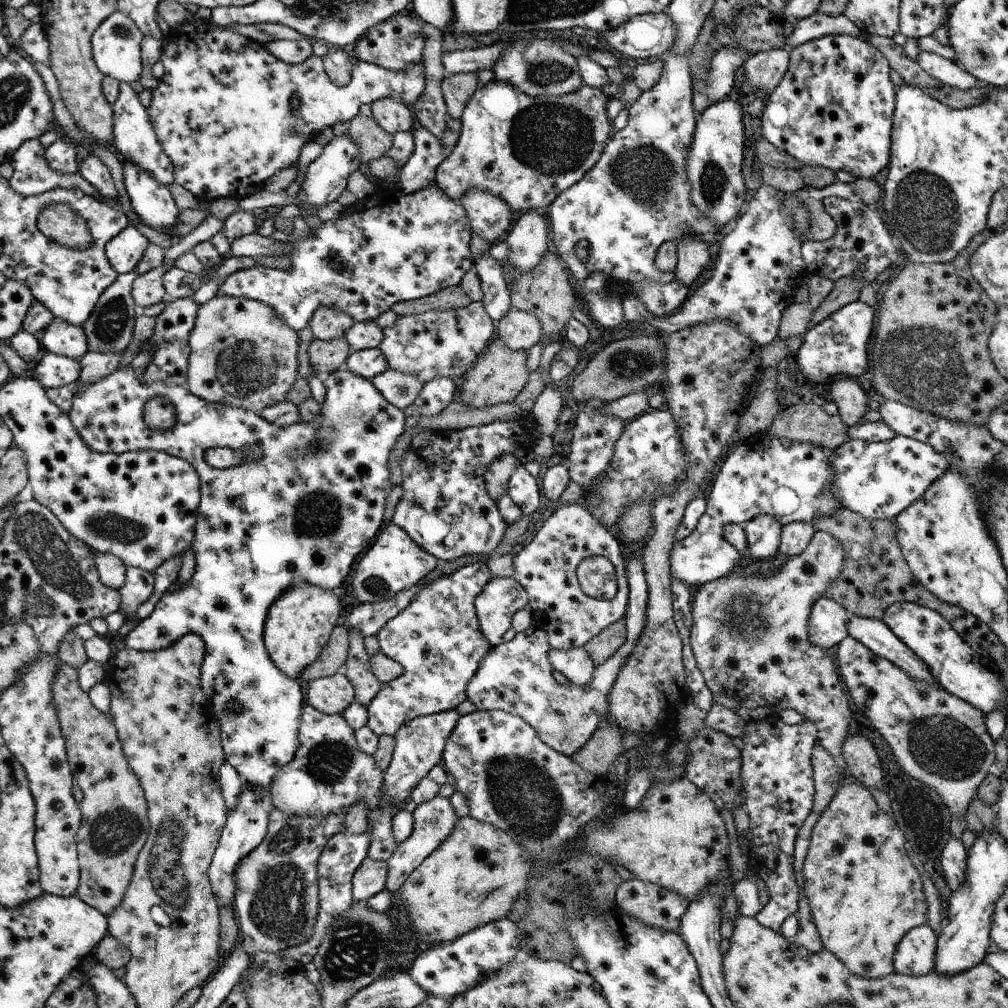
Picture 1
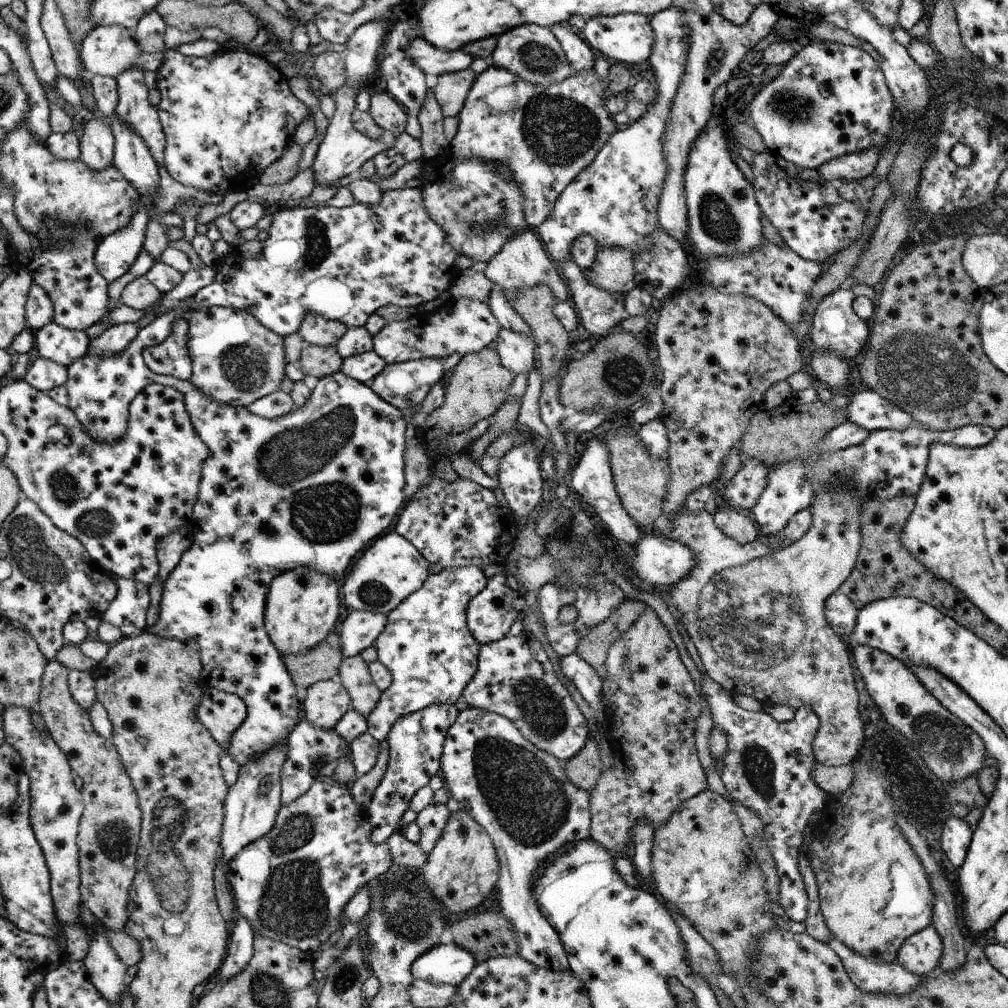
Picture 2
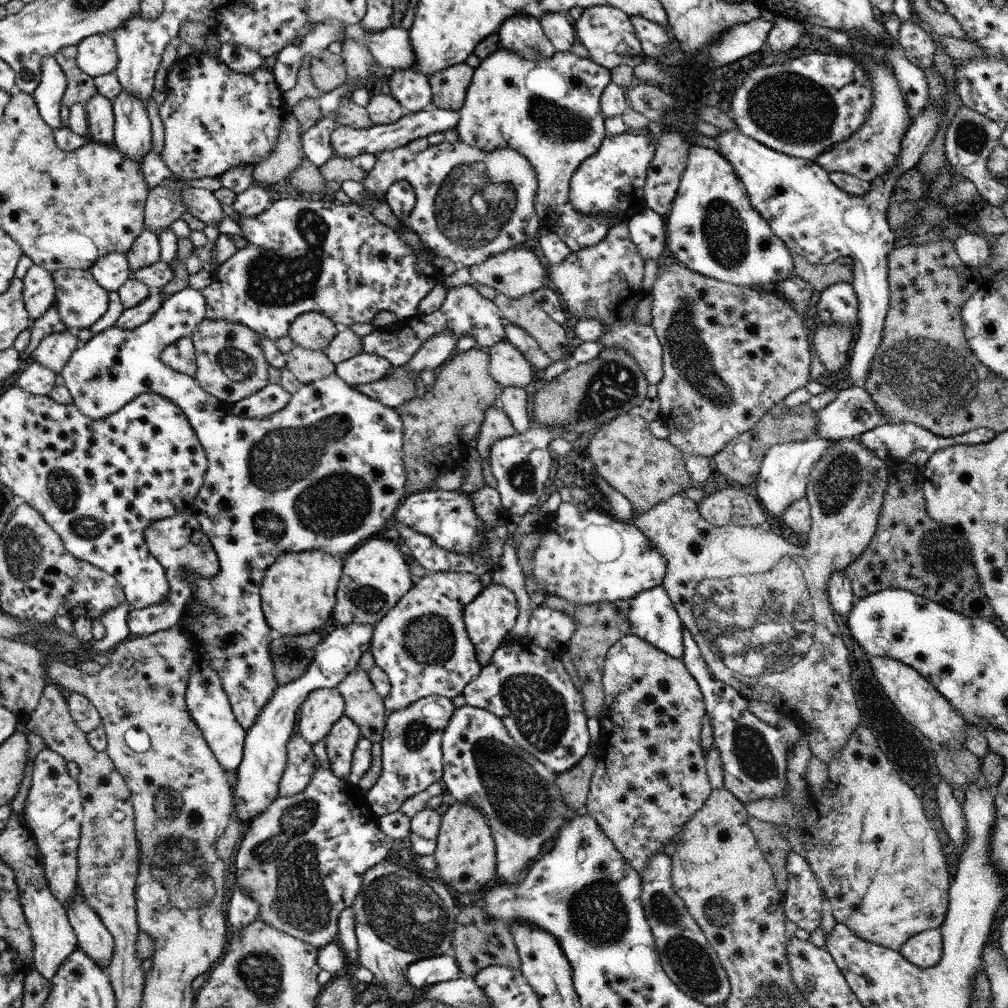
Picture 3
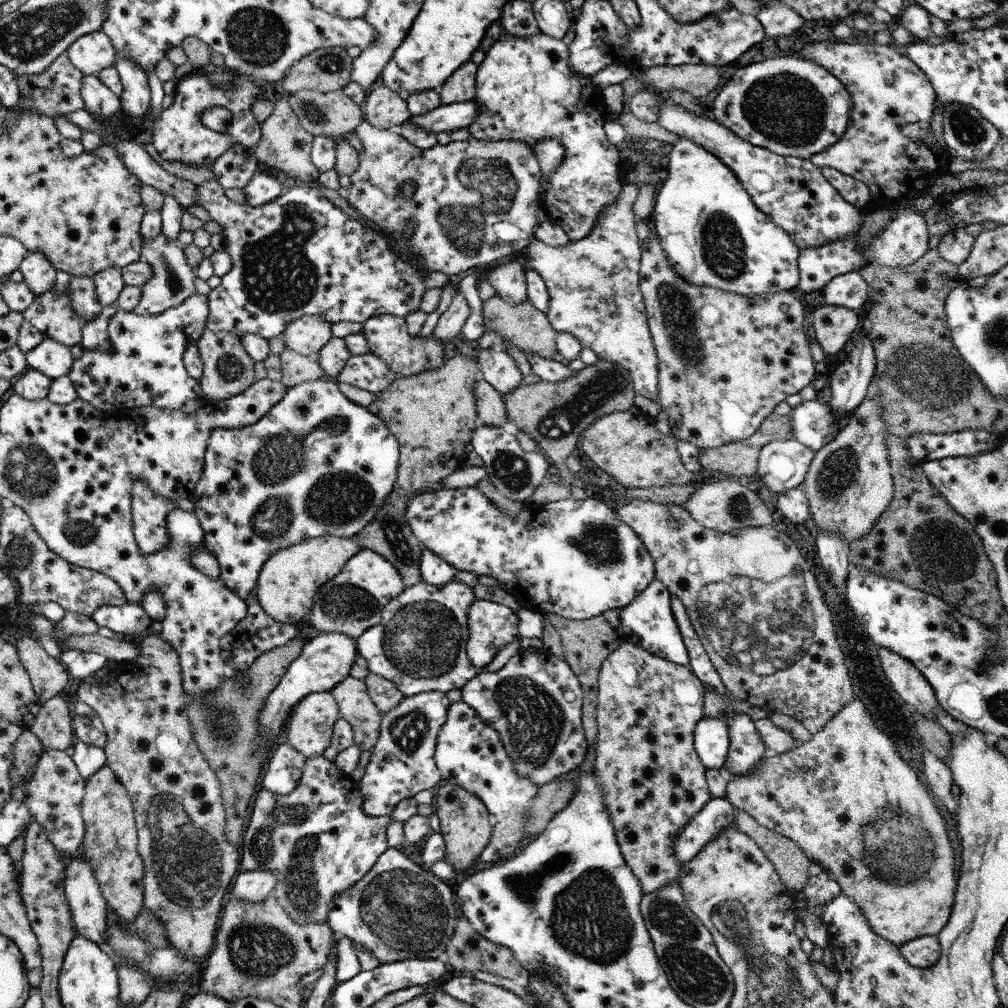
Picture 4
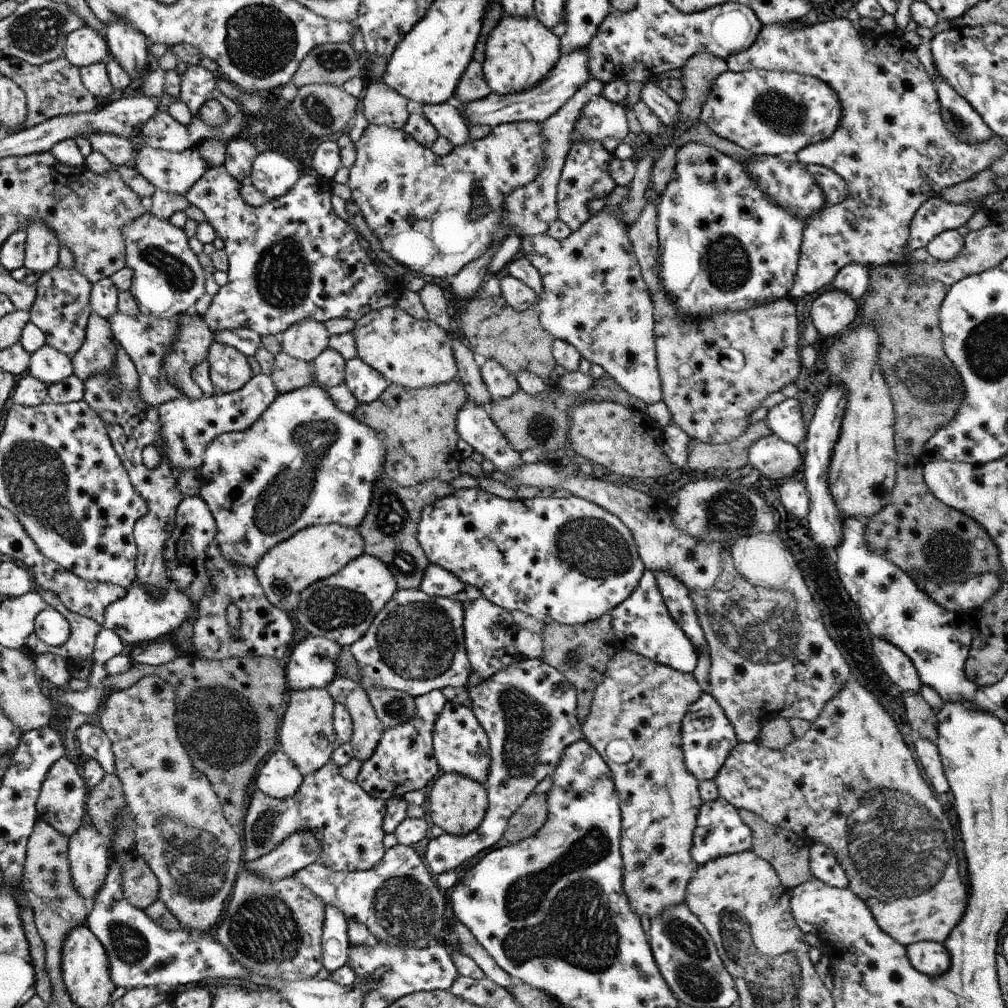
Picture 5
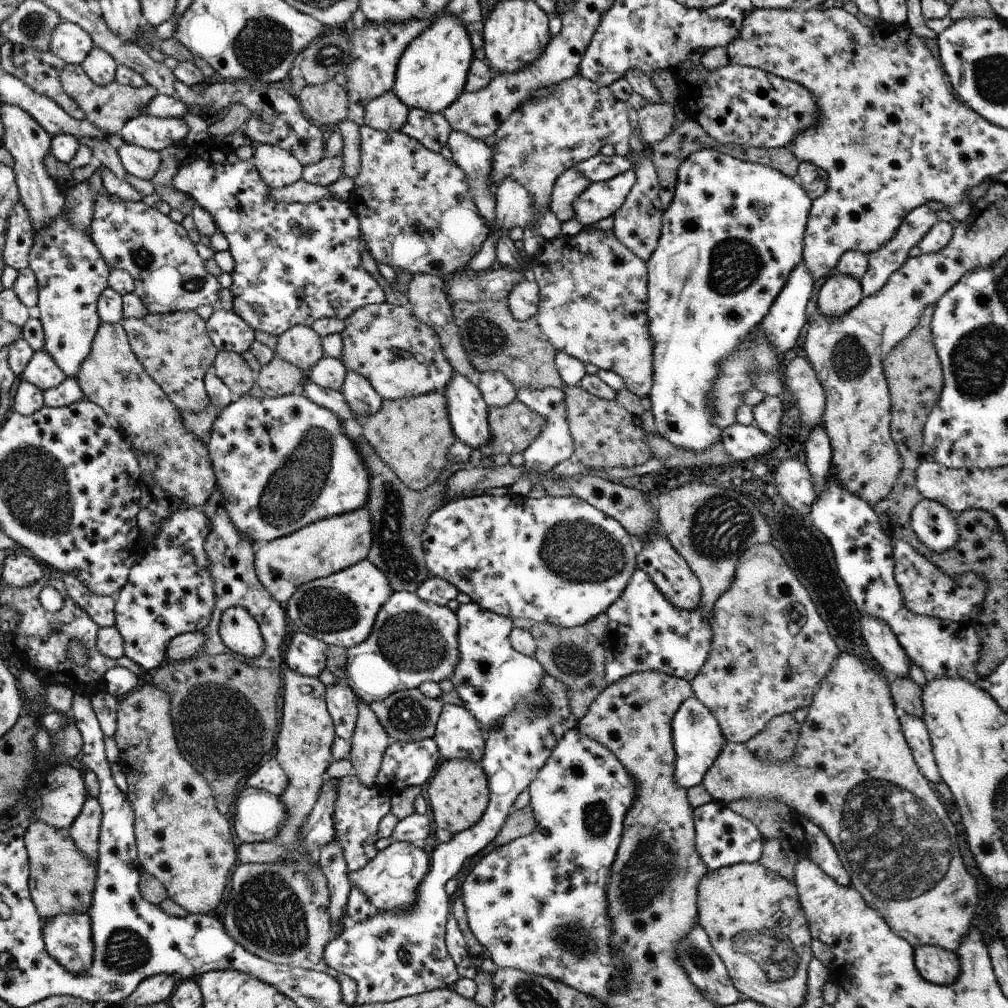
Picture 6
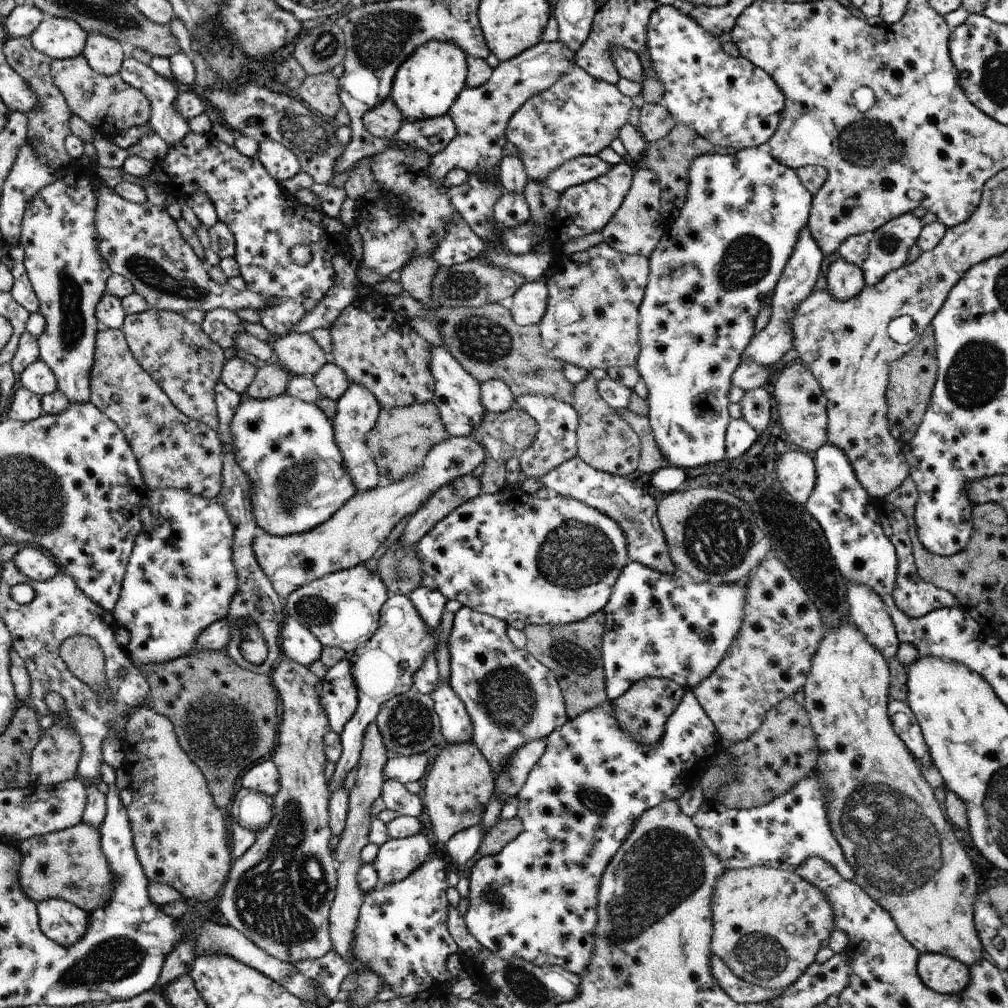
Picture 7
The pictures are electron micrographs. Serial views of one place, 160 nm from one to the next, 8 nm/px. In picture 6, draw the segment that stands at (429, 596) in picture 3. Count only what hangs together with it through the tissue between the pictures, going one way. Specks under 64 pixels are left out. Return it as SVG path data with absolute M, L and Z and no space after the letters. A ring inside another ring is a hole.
M408 591L392 593L378 612L372 634L366 641L347 649L346 684L358 699L366 704L384 700L393 692L418 689L423 682L442 682L450 678L459 664L459 619L448 605L426 602L419 595Z

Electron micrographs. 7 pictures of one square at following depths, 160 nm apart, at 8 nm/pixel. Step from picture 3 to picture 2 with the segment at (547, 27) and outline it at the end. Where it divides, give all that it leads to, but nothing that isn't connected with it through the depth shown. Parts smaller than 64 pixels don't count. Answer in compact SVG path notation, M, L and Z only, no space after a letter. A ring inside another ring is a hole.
M562 22L560 25L553 25L550 30L562 44L568 63L575 72L593 70L594 52L575 27L570 26L567 22Z

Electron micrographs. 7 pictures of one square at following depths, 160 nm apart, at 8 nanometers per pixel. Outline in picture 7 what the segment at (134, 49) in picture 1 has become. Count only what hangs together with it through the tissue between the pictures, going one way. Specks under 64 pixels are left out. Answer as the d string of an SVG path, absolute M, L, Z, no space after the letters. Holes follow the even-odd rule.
M46 16L30 40L36 50L51 59L71 59L83 54L87 31L72 19Z

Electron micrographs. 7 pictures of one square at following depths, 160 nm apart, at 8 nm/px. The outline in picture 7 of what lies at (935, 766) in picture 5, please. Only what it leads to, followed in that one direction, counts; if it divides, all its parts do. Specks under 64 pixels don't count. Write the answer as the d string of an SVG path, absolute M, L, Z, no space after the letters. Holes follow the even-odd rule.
M892 699L889 701L887 709L896 734L904 741L918 764L927 769L932 767L933 762L928 751L928 745L912 709L907 703Z

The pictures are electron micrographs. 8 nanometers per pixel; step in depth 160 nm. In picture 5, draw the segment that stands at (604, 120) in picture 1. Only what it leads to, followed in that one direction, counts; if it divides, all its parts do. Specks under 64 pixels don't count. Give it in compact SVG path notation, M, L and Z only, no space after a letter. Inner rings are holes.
M505 15L490 37L484 40L486 59L483 72L491 93L513 94L539 86L559 63L560 40L538 18ZM580 138L571 146L557 185L557 210L558 219L568 224L572 232L579 230L591 218L590 204L596 198L610 197L615 191L618 184L612 179L610 172L613 155L601 142L594 140Z

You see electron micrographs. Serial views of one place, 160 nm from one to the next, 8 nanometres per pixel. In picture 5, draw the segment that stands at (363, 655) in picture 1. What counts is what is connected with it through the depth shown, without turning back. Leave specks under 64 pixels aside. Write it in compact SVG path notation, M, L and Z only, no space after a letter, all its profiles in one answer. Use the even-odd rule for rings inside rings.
M335 677L326 690L333 696L335 702L340 702L348 708L353 723L353 734L350 746L354 757L360 762L368 762L375 755L379 743L383 739L386 728L372 707L370 696L357 679Z

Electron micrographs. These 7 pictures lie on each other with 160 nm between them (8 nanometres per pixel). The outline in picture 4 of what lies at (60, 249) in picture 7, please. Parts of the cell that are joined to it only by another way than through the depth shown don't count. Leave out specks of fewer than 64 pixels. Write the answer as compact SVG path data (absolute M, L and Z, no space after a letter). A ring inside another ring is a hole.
M69 289L60 294L48 290L48 293L35 296L34 302L23 315L26 316L26 322L40 330L45 338L72 347L83 341L86 323L76 314Z

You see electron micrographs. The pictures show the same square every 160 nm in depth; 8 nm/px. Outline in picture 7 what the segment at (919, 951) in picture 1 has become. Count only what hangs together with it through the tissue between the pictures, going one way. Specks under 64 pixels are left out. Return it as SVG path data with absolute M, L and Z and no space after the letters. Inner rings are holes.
M919 953L917 971L929 989L944 995L958 994L970 982L964 963L940 953Z

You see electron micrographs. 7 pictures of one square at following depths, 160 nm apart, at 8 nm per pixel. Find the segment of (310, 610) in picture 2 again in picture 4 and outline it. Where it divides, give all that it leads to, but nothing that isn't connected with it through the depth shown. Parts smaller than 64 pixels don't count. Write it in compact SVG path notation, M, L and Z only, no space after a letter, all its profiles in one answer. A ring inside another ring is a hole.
M324 534L284 548L264 562L255 591L260 606L276 621L297 625L315 606L315 597L332 578L341 573L353 557L360 552L354 538Z

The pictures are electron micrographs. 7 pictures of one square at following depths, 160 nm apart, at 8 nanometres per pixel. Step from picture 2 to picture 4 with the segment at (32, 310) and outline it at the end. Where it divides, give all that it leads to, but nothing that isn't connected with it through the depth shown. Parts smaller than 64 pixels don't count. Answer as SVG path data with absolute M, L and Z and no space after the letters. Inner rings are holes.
M34 250L28 252L17 270L24 275L23 282L30 286L34 295L40 296L55 288L57 269L44 252Z

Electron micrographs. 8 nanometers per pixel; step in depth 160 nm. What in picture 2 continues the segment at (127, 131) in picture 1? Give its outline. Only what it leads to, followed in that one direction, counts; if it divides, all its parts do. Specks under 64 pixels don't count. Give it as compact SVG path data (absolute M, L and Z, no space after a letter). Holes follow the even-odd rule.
M136 66L118 74L114 78L117 83L118 104L114 108L113 116L131 123L136 131L147 140L152 155L156 156L156 163L164 163L166 153L166 132L160 123L159 110L150 104L149 88L144 82L144 69Z

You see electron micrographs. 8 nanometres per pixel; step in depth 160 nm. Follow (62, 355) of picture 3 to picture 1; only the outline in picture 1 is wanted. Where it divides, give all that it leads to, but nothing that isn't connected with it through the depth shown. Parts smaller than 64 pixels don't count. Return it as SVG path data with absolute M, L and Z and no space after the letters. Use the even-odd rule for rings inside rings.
M54 320L39 335L43 351L64 355L73 359L81 359L88 350L85 332L78 325L66 321Z

